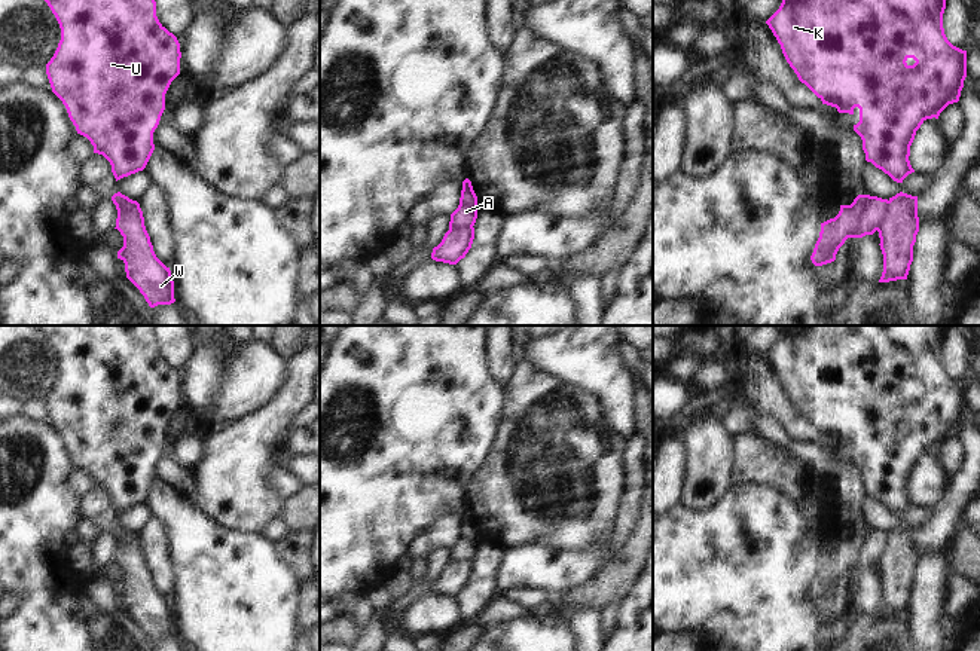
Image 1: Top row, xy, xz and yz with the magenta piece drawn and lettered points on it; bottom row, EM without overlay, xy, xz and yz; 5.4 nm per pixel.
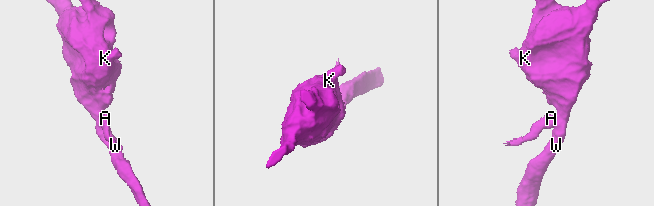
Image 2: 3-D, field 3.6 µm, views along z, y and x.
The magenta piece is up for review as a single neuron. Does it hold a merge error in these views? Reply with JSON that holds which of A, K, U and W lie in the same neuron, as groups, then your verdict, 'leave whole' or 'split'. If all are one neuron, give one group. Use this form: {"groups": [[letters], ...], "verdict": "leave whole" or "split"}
{"groups": [["A"], ["K", "U", "W"]], "verdict": "split"}

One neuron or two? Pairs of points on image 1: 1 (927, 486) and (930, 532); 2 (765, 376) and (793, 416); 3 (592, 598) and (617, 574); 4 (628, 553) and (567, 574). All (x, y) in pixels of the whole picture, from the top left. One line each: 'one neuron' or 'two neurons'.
1: two neurons
2: one neuron
3: one neuron
4: two neurons

